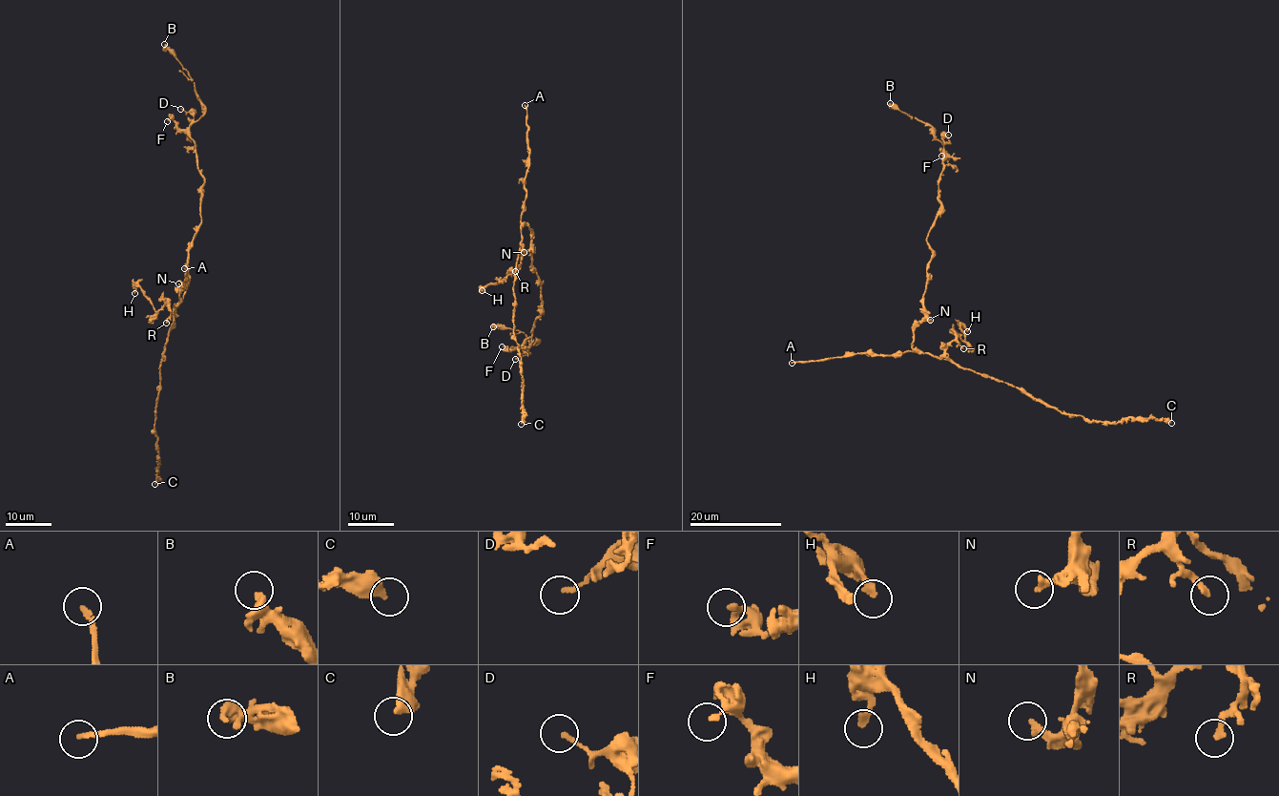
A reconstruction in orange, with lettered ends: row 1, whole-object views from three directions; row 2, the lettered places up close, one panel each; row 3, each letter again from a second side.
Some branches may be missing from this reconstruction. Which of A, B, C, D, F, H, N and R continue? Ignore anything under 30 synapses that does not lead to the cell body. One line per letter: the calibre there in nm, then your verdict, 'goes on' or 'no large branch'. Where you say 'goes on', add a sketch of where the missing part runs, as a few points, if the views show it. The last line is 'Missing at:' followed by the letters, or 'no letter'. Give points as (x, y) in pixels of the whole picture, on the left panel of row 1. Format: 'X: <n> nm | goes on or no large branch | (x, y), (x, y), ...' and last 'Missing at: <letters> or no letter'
A: 160 nm | goes on | (184, 268), (186, 217), (190, 198), (195, 197), (200, 185), (202, 148), (208, 129), (212, 130)
B: 280 nm | no large branch
C: 400 nm | no large branch
D: 180 nm | no large branch
F: 120 nm | no large branch
H: 200 nm | no large branch
N: 220 nm | no large branch
R: 200 nm | no large branch
Missing at: A

